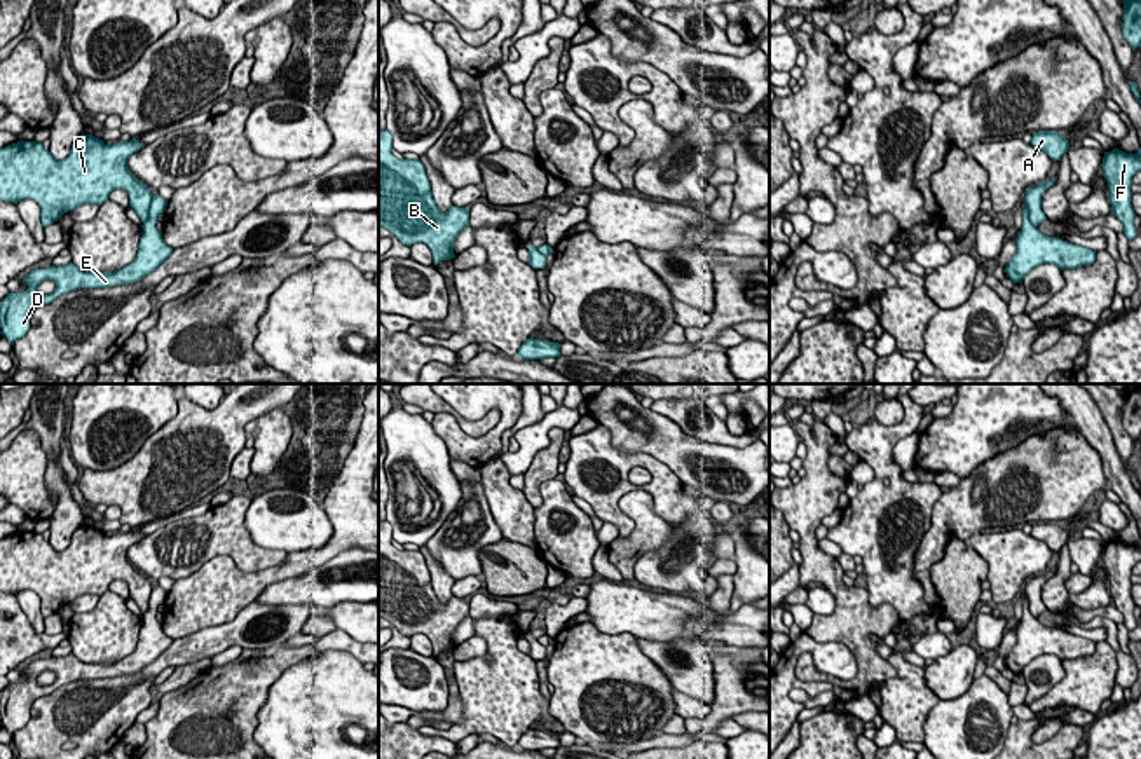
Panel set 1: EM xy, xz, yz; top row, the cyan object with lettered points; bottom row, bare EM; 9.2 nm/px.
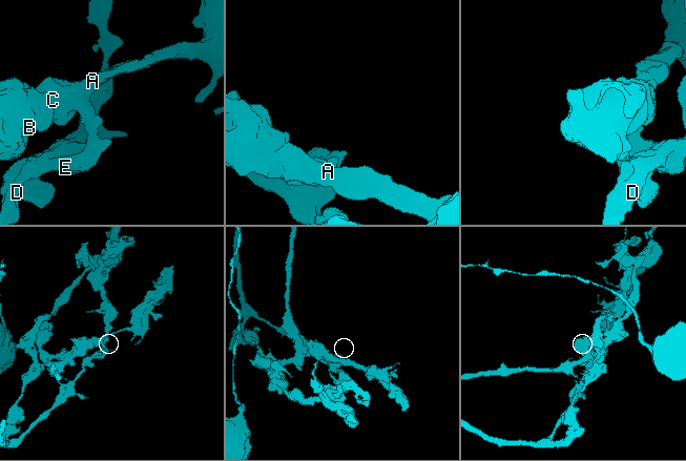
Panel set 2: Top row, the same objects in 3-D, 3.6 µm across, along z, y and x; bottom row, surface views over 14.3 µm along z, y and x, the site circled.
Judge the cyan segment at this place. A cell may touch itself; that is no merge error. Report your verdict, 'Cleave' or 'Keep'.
Cleave

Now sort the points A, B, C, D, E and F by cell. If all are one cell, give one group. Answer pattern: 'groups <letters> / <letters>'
groups A B C / D E F

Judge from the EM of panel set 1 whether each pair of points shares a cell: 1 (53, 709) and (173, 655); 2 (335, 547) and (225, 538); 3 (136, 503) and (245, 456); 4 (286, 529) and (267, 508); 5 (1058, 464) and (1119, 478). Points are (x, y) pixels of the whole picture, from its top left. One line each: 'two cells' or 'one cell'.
1: one cell
2: two cells
3: two cells
4: one cell
5: two cells

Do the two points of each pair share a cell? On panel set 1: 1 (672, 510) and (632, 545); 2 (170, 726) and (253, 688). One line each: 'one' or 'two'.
1: two
2: one

